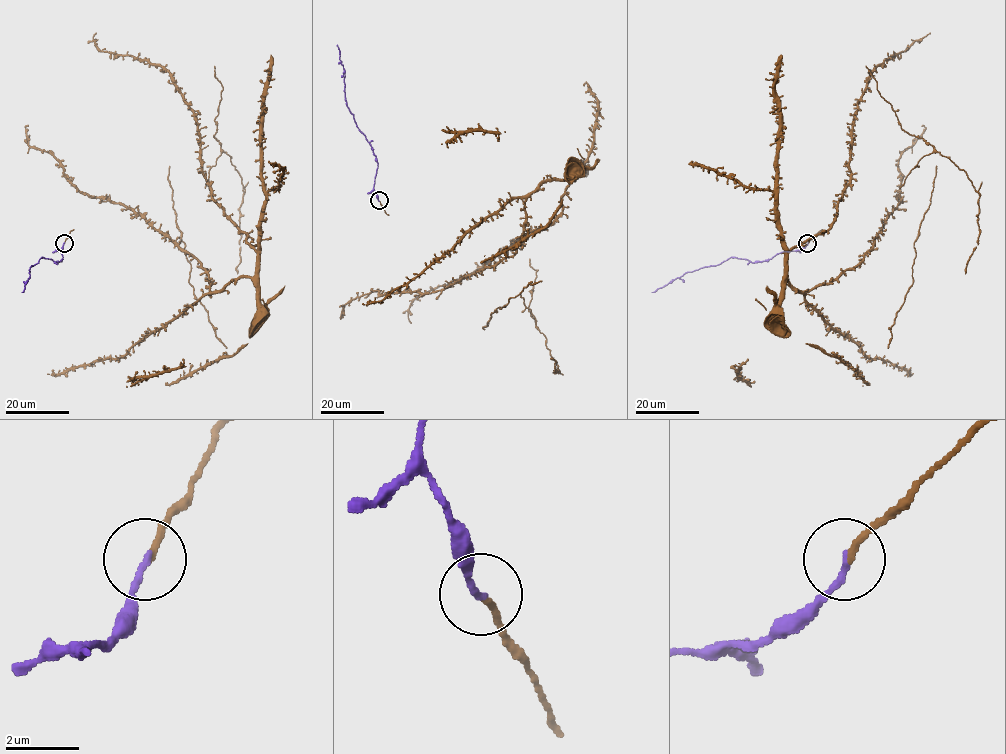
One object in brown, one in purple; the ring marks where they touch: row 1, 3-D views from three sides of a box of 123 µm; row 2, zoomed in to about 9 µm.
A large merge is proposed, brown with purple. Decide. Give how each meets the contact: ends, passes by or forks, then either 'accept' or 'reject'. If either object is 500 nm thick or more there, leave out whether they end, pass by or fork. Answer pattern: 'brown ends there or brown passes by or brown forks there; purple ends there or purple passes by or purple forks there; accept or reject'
brown ends there; purple ends there; accept

